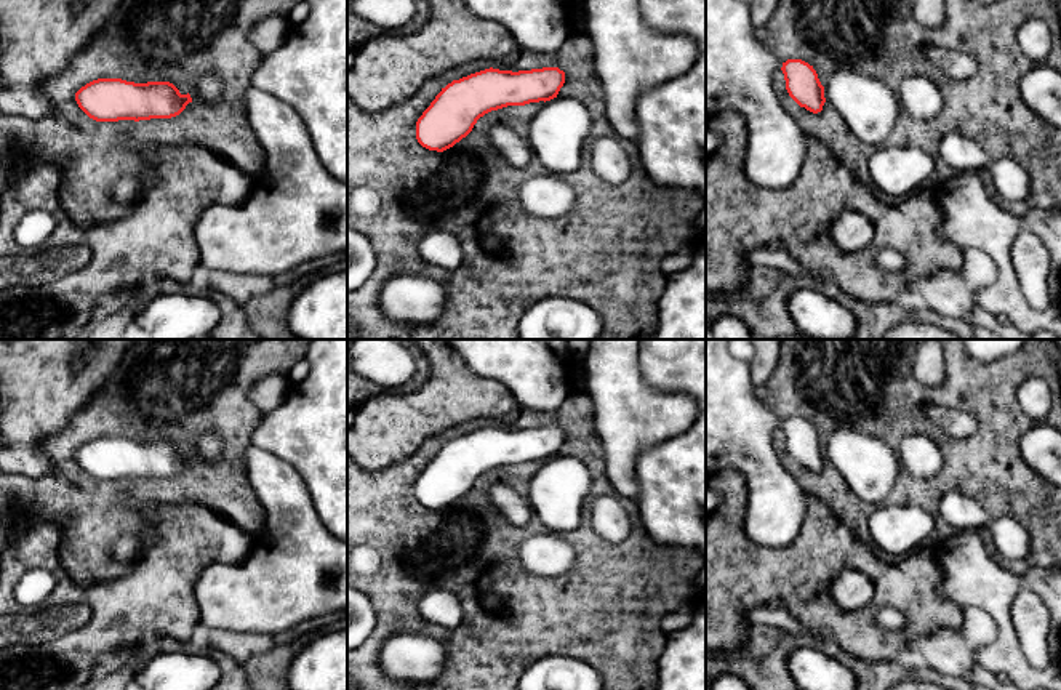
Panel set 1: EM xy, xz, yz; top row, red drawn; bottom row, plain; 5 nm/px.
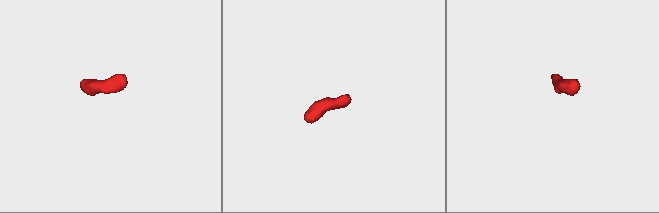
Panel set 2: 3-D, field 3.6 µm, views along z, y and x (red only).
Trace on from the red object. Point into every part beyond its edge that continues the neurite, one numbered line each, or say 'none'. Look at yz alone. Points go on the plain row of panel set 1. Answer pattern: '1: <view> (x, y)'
1: yz (738, 426)

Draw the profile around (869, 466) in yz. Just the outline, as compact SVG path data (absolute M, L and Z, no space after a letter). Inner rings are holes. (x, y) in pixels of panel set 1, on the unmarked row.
M853 427L832 432L824 456L867 503L882 503L901 469L898 455L885 440Z

